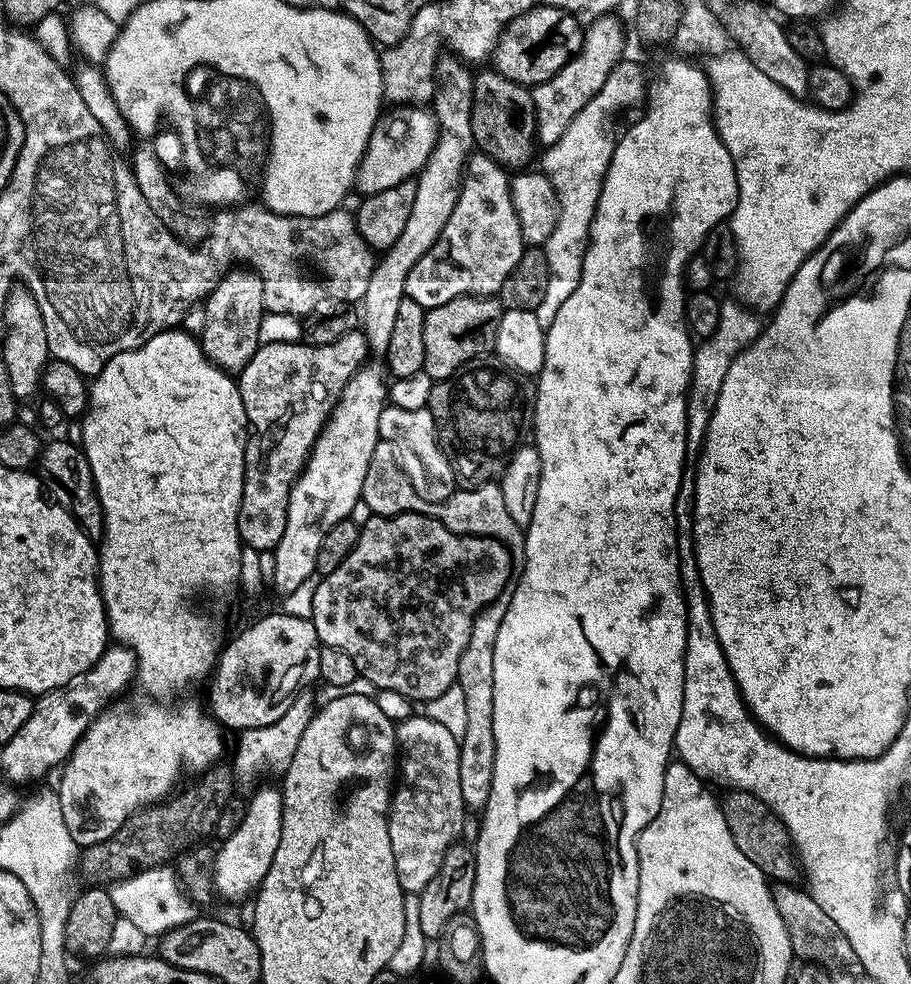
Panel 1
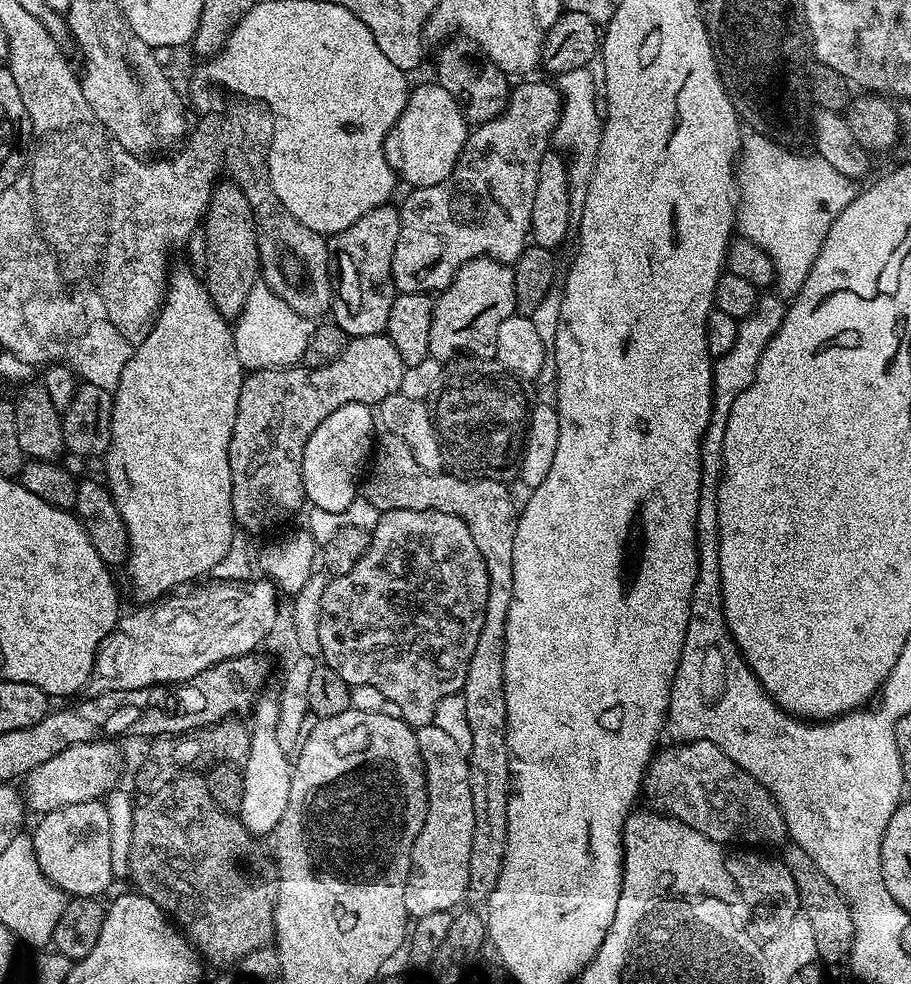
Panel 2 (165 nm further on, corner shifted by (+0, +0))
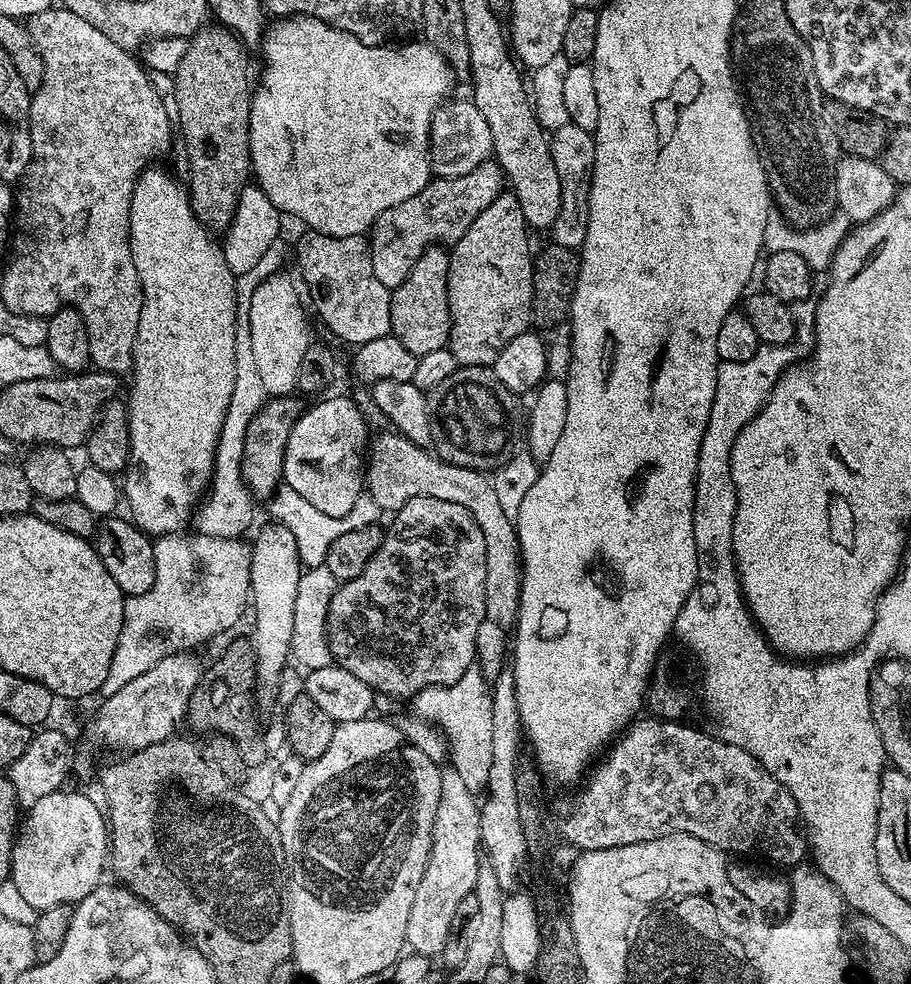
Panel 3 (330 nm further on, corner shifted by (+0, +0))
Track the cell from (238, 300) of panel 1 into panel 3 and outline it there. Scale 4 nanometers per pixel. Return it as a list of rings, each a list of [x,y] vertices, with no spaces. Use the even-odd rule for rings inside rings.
[[[212,22],[200,27],[190,37],[186,54],[182,54],[182,62],[178,62],[174,73],[174,116],[178,121],[179,135],[180,132],[184,135],[184,152],[188,155],[188,197],[192,199],[192,209],[196,217],[212,230],[227,229],[228,223],[234,218],[240,192],[249,183],[252,171],[248,123],[253,89],[250,84],[248,88],[248,55],[249,49],[230,29],[219,22]]]

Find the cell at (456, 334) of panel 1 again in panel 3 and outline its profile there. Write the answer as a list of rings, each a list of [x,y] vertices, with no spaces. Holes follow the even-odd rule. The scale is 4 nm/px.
[[[511,190],[501,191],[498,198],[494,198],[494,202],[490,202],[490,206],[486,206],[486,210],[482,210],[482,214],[478,214],[478,218],[474,218],[474,222],[470,222],[470,230],[466,230],[466,234],[462,234],[462,238],[451,245],[450,255],[448,257],[448,305],[450,306],[450,334],[448,335],[447,348],[452,351],[457,365],[467,366],[470,368],[483,368],[490,366],[498,358],[498,354],[502,354],[502,346],[506,346],[506,342],[510,342],[510,338],[518,338],[518,334],[529,331],[530,325],[533,323],[532,318],[532,262],[534,259],[534,248],[528,245],[528,235],[530,229],[524,220],[522,214],[522,206],[518,206],[518,198]]]

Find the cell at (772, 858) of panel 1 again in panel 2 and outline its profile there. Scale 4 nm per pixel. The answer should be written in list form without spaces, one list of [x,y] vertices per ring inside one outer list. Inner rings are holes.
[[[789,843],[787,847],[784,854],[782,853],[782,861],[797,884],[800,906],[808,923],[810,926],[814,926],[816,955],[825,965],[843,965],[852,951],[854,942],[854,918],[850,906],[844,901],[841,892],[836,889],[834,882],[830,882],[830,878],[826,878],[826,874],[822,874],[822,870],[818,870],[818,866],[814,866],[810,854],[806,854],[806,850],[802,850],[802,846]]]

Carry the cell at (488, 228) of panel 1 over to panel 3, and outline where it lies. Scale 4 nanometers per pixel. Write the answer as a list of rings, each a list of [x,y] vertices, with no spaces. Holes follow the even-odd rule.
[[[485,162],[470,170],[470,174],[433,178],[414,194],[414,198],[390,206],[390,210],[382,213],[370,229],[374,278],[389,290],[398,287],[427,248],[451,246],[460,240],[462,234],[470,230],[470,222],[474,222],[474,218],[500,196],[505,184],[506,177],[499,164]]]

